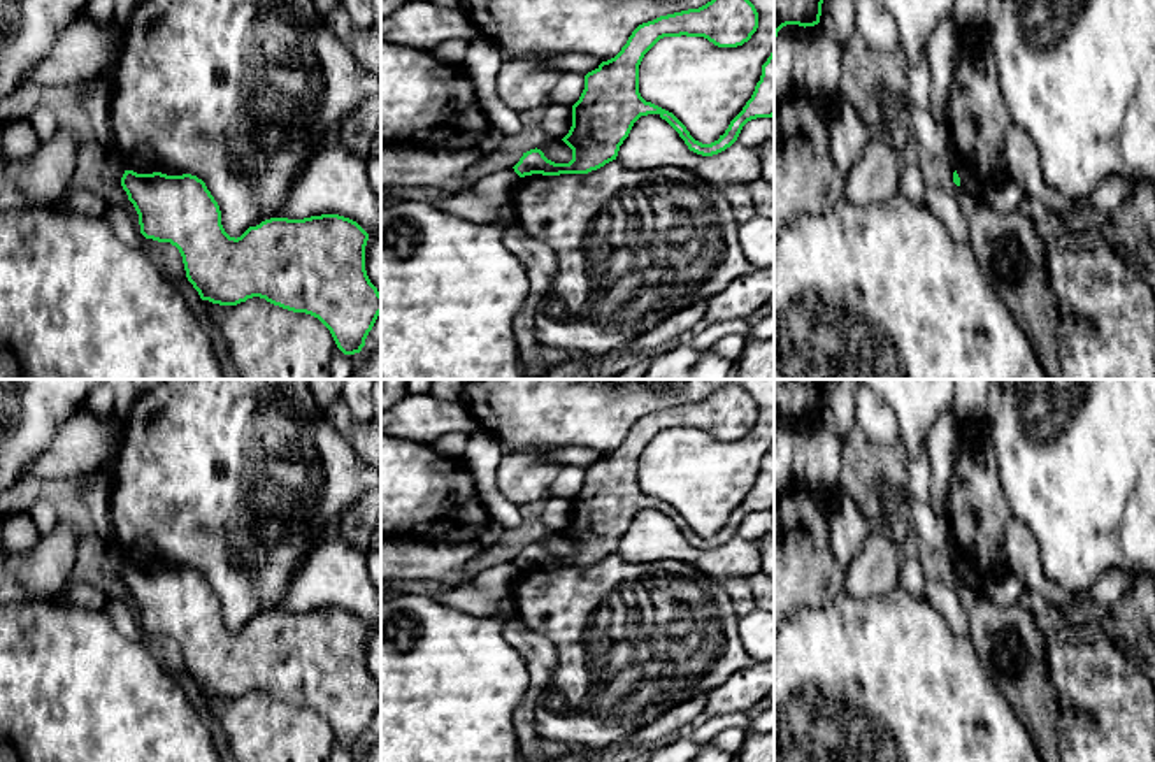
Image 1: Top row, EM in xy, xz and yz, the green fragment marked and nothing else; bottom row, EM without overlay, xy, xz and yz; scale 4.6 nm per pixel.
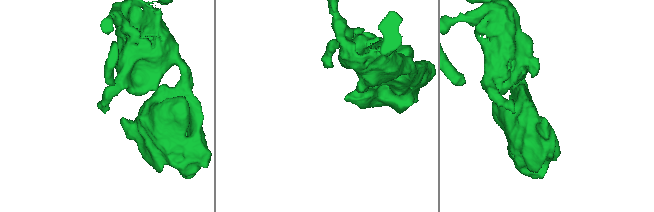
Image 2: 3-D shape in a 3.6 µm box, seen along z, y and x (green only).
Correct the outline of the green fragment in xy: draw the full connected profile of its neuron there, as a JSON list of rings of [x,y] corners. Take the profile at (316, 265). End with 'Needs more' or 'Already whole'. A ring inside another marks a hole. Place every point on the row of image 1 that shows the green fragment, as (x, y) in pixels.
[[[125,170],[121,186],[139,214],[140,234],[179,249],[186,277],[202,300],[237,306],[260,297],[318,318],[344,355],[362,351],[381,314],[381,293],[365,270],[369,234],[356,221],[339,214],[270,218],[235,239],[225,232],[219,205],[197,176]]]. Already whole

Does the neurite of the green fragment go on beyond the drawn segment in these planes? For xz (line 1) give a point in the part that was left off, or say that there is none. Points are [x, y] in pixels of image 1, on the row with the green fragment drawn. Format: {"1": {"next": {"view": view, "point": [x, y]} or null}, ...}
{"1": {"next": null}}

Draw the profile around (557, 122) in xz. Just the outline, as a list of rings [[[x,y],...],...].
[[[548,104],[539,126],[549,135],[549,139],[563,139],[572,126],[572,107]]]

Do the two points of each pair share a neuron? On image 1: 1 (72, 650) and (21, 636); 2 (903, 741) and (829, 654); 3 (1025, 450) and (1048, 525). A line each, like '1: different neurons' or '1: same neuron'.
1: same neuron
2: same neuron
3: same neuron

